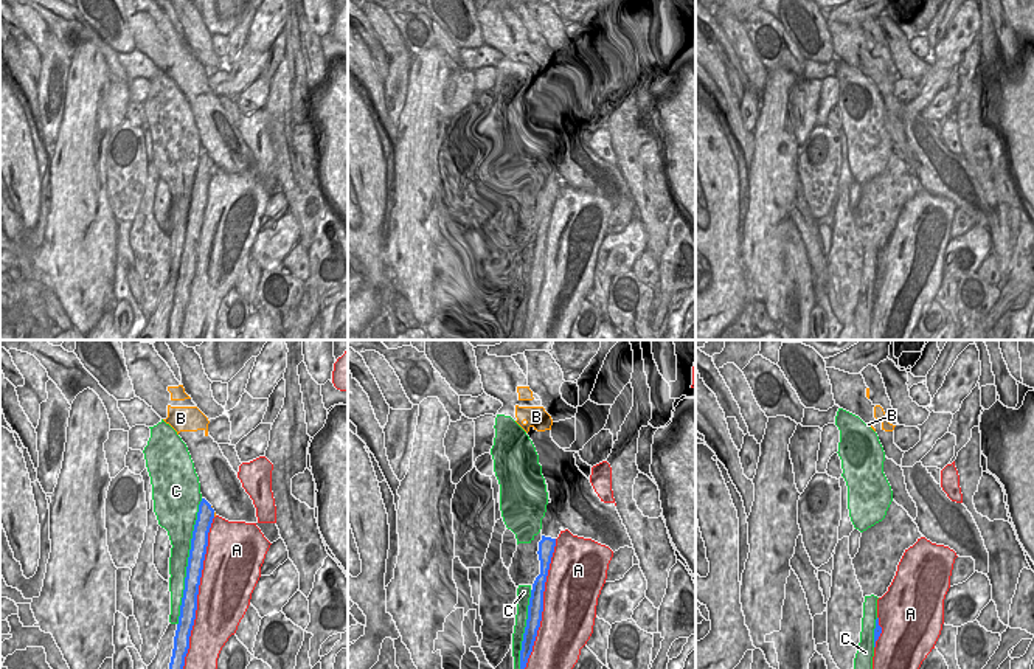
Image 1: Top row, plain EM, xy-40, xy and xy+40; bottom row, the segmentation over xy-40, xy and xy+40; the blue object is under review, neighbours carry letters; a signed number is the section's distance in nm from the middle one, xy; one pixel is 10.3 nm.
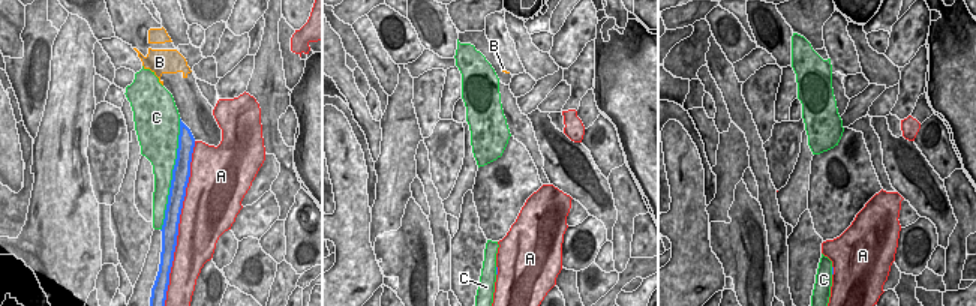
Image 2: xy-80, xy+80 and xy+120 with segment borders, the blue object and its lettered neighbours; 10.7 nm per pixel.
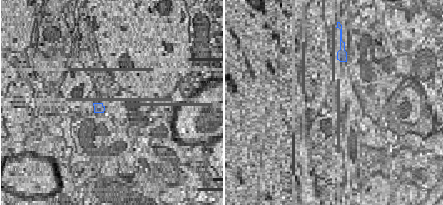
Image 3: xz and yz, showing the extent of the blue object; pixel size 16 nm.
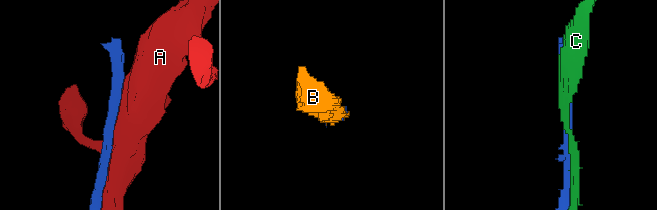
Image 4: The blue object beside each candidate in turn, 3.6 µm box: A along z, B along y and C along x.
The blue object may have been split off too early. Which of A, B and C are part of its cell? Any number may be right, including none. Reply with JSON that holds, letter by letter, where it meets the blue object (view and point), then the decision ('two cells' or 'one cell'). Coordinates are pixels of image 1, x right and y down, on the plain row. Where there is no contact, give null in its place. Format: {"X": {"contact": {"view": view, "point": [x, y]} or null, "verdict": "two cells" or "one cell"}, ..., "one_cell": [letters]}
{"A": {"contact": {"view": "xy-40", "point": [196, 255]}, "verdict": "two cells"}, "B": {"contact": {"view": "xy-40", "point": [213, 166]}, "verdict": "one cell"}, "C": {"contact": {"view": "xy-40", "point": [188, 214]}, "verdict": "two cells"}, "one_cell": ["B"]}

